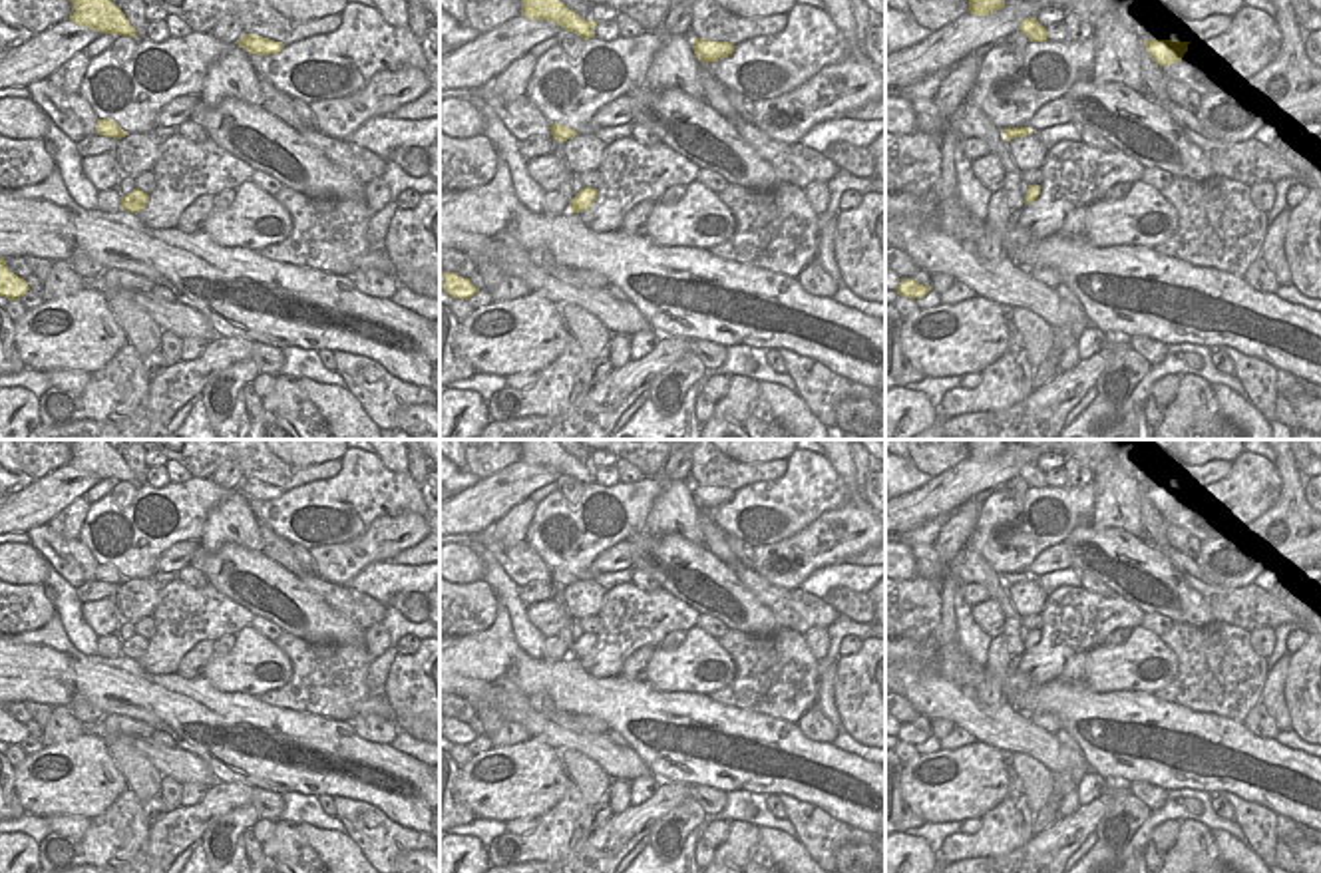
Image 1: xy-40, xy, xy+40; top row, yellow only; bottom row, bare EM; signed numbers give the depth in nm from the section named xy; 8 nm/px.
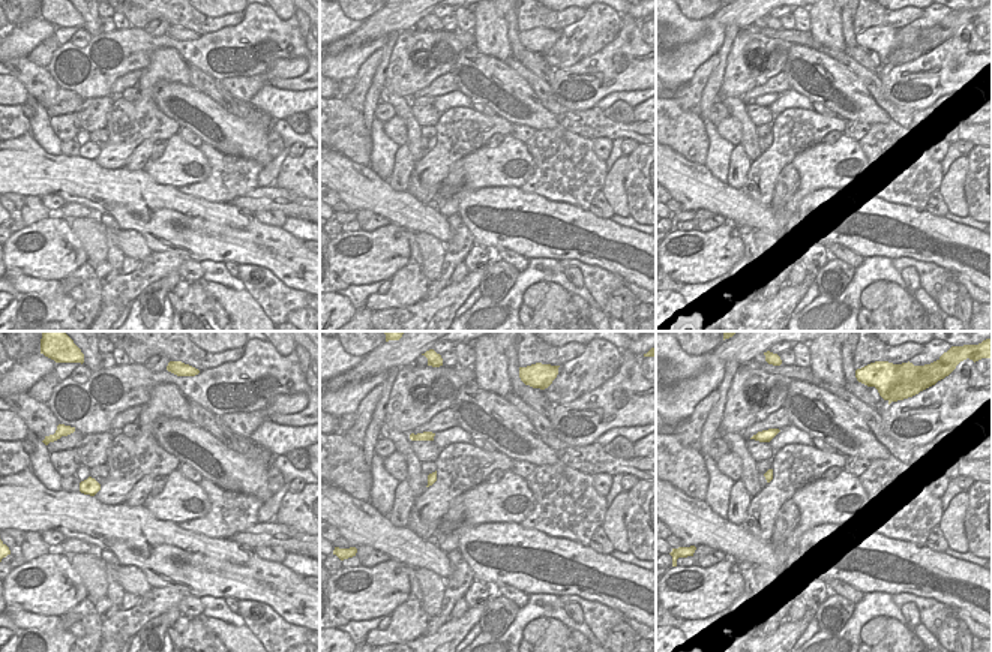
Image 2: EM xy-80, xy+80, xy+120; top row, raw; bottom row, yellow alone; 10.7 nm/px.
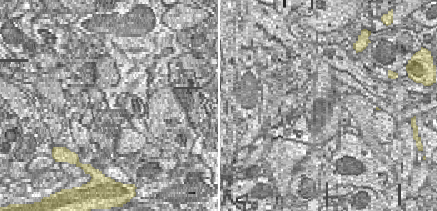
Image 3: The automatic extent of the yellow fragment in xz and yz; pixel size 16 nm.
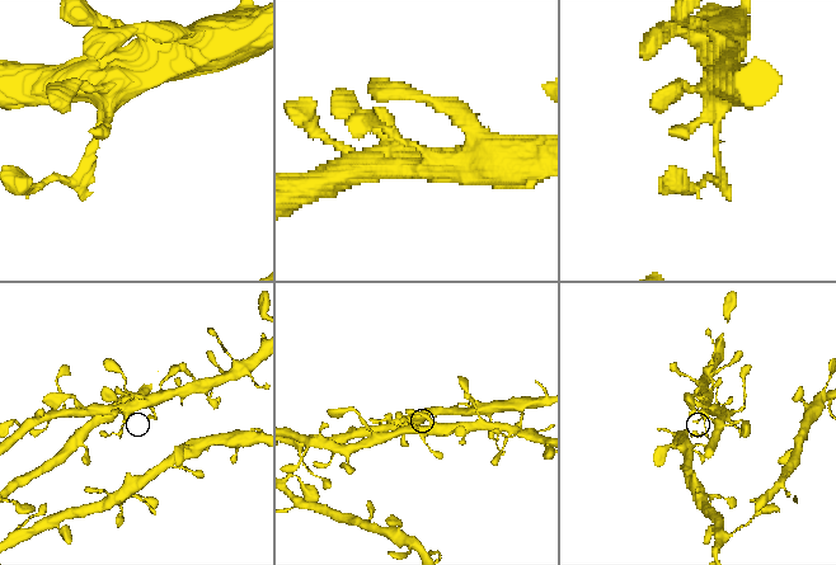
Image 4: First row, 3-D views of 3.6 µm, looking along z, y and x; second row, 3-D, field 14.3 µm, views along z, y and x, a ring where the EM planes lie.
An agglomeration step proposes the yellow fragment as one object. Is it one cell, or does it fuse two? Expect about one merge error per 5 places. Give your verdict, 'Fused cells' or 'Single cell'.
Single cell.

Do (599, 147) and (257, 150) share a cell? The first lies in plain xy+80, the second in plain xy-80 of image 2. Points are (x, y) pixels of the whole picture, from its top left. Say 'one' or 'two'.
two

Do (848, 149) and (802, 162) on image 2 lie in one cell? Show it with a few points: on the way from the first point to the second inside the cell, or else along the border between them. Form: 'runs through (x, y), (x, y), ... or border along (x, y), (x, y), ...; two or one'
runs through (836, 161), (814, 162); one

